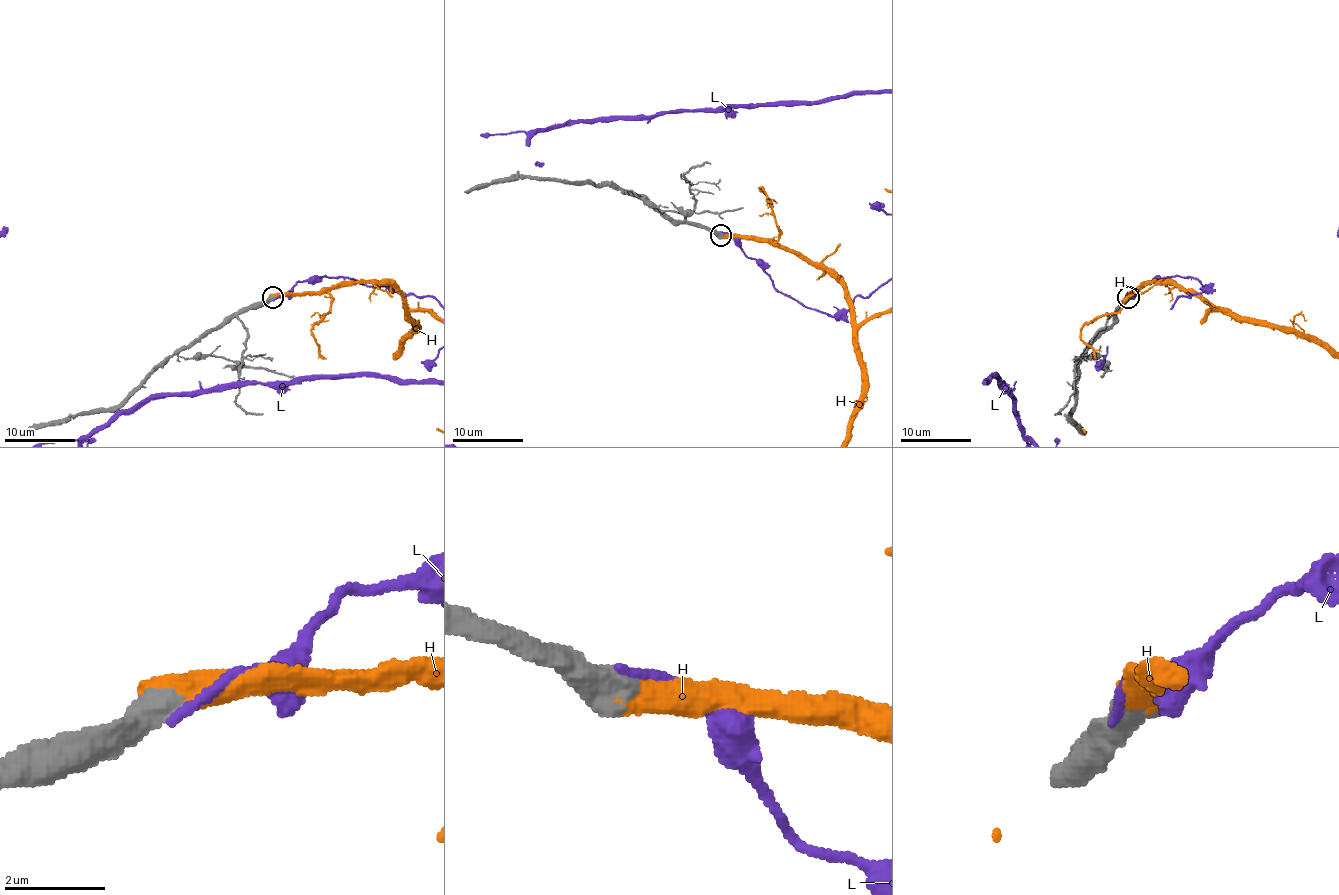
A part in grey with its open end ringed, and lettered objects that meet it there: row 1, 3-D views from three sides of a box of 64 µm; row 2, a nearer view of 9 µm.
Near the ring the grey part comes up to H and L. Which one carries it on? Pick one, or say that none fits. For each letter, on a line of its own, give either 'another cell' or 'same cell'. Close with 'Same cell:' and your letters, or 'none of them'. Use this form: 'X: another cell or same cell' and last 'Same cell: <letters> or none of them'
H: same cell
L: another cell
Same cell: H

